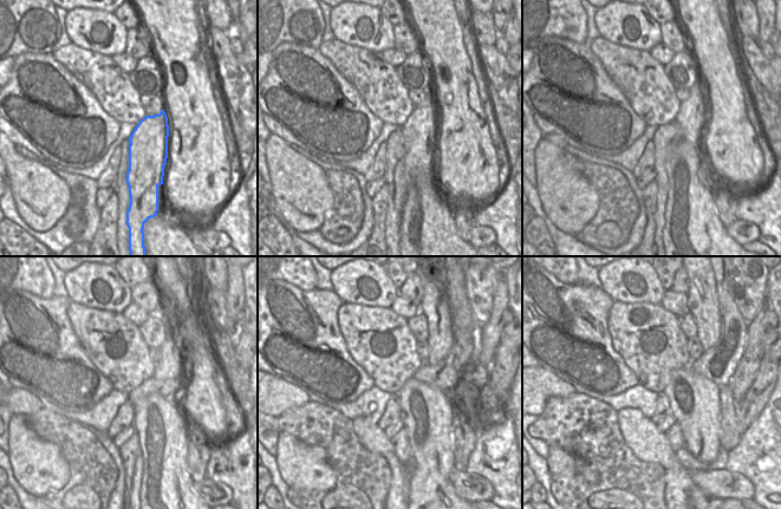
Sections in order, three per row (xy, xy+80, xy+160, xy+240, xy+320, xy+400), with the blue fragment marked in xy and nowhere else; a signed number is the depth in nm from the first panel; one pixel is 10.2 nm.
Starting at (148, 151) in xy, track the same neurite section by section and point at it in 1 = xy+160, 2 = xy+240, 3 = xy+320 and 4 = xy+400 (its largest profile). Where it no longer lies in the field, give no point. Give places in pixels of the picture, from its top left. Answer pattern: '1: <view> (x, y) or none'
1: xy+160 (692, 112)
2: xy+240 (167, 367)
3: xy+320 (434, 305)
4: xy+400 (702, 299)

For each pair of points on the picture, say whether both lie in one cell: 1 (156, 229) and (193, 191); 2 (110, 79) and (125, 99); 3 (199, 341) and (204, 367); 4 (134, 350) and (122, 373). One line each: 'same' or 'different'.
1: different
2: same
3: same
4: same

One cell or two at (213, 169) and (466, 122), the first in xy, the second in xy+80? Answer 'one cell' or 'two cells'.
one cell

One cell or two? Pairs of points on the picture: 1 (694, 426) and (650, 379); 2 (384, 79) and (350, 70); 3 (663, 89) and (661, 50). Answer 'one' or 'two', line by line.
1: two
2: one
3: two

